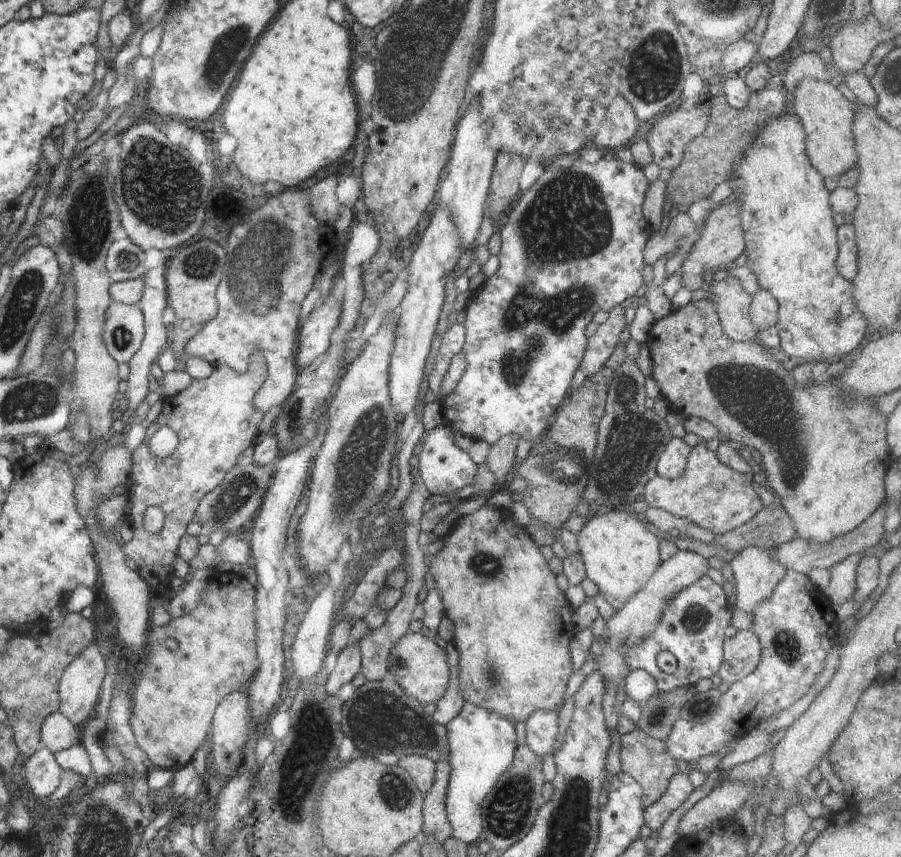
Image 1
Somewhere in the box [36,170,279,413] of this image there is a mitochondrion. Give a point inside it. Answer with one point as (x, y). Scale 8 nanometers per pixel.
(89, 215)

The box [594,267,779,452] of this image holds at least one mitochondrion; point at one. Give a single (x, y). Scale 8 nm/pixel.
(732, 388)

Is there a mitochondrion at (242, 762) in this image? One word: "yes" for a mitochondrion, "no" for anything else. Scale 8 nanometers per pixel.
no

